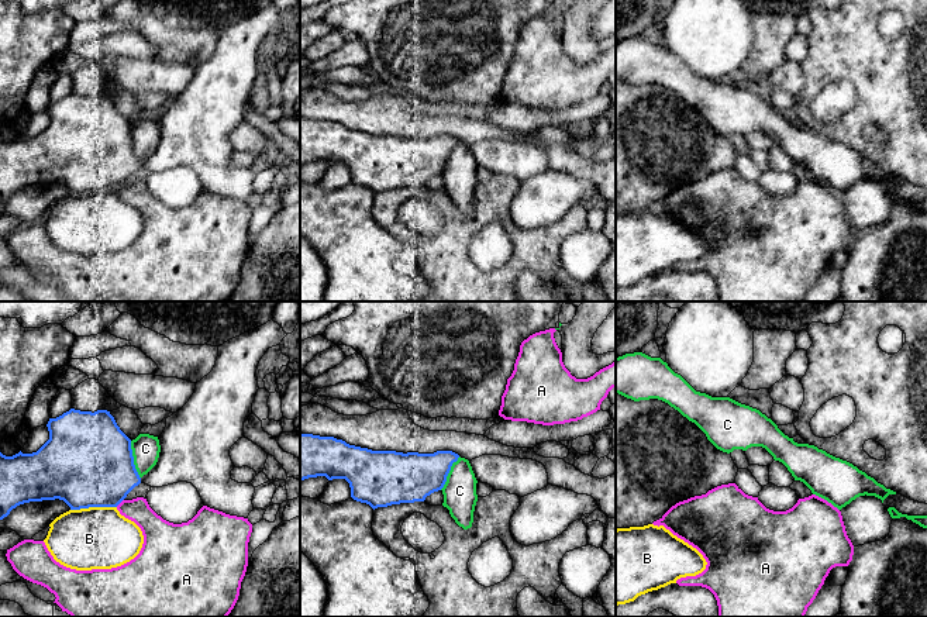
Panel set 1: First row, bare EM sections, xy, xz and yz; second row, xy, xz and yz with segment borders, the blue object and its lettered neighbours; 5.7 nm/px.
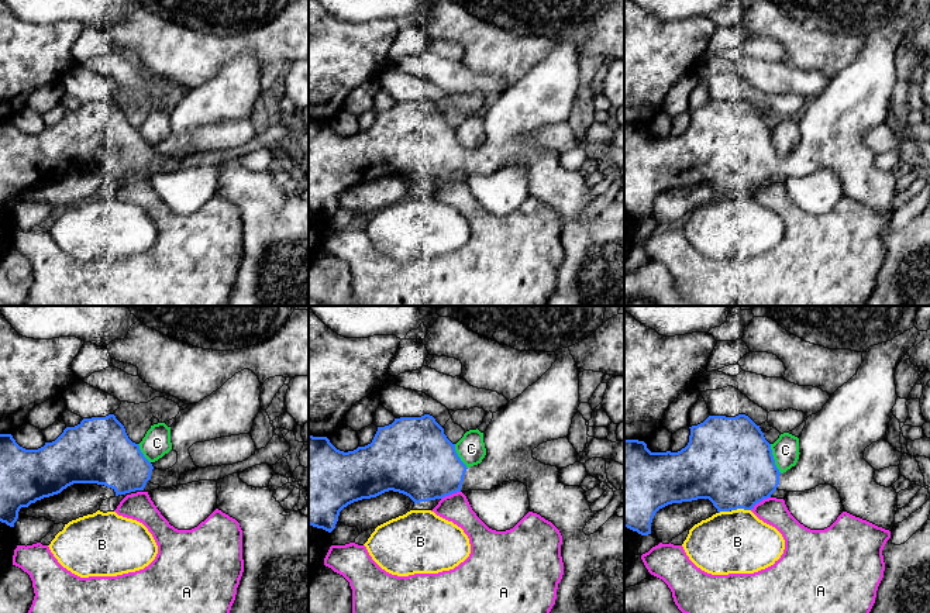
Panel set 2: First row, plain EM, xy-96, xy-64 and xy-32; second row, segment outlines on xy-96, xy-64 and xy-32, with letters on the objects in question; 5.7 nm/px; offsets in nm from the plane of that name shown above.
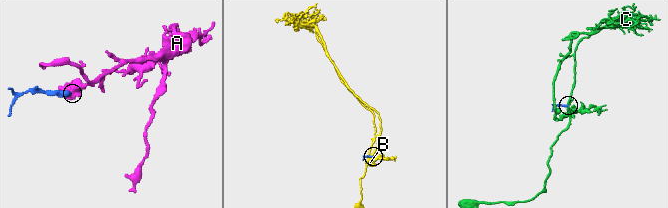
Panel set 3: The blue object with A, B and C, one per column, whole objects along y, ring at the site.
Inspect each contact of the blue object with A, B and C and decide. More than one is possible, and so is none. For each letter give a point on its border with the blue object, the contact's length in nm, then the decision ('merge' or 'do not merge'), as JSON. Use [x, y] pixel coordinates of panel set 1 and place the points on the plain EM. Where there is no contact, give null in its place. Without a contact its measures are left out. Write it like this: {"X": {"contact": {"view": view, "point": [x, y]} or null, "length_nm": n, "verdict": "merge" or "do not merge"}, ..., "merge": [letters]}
{"A": {"contact": {"view": "xy", "point": [119, 188]}, "length_nm": 60, "verdict": "do not merge"}, "B": {"contact": {"view": "xy", "point": [93, 190]}, "length_nm": 260, "verdict": "do not merge"}, "C": {"contact": {"view": "xy", "point": [133, 144]}, "length_nm": 220, "verdict": "do not merge"}, "merge": []}

